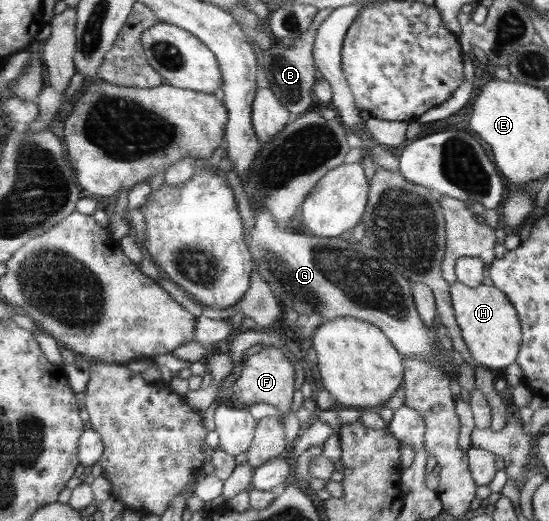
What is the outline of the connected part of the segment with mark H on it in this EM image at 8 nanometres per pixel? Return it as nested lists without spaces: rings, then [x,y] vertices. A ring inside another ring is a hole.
[[[456,280],[449,285],[449,294],[462,339],[474,361],[487,368],[502,369],[516,362],[522,343],[519,316],[507,295],[493,285],[471,288]]]

